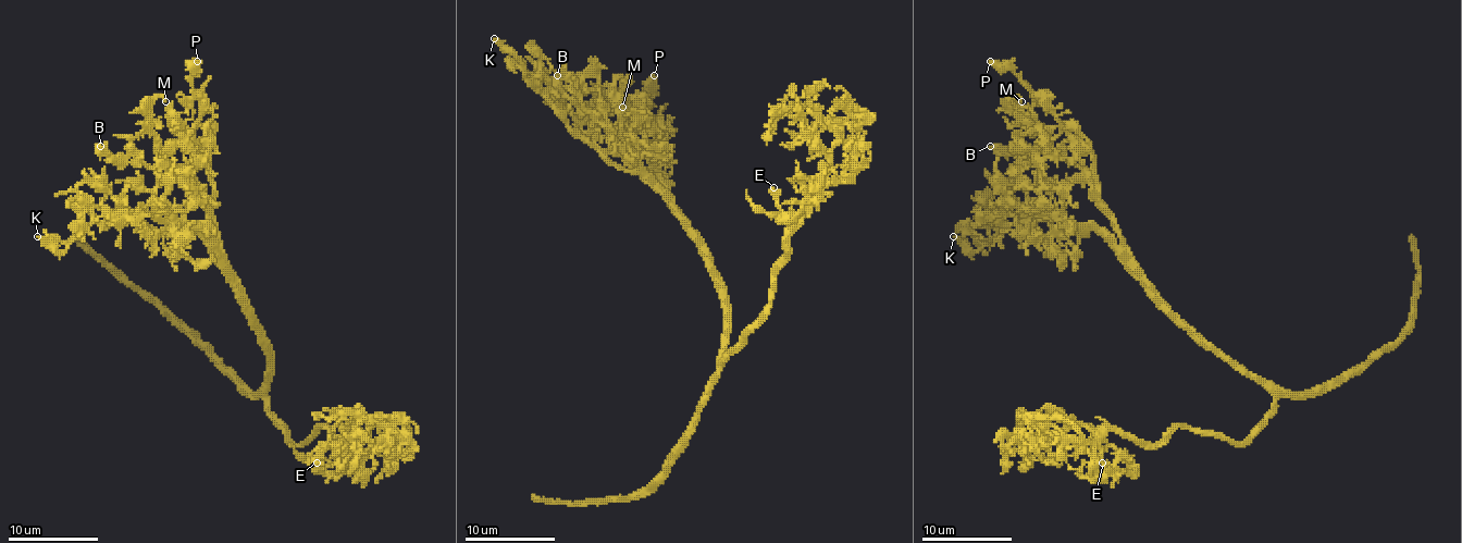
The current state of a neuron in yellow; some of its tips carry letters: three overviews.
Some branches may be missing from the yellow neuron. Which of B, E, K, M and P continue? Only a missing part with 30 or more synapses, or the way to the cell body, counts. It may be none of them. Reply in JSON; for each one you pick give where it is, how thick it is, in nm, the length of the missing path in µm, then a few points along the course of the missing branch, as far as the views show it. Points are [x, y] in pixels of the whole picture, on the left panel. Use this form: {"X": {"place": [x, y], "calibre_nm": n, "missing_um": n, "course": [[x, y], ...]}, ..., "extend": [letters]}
{"extend": []}

